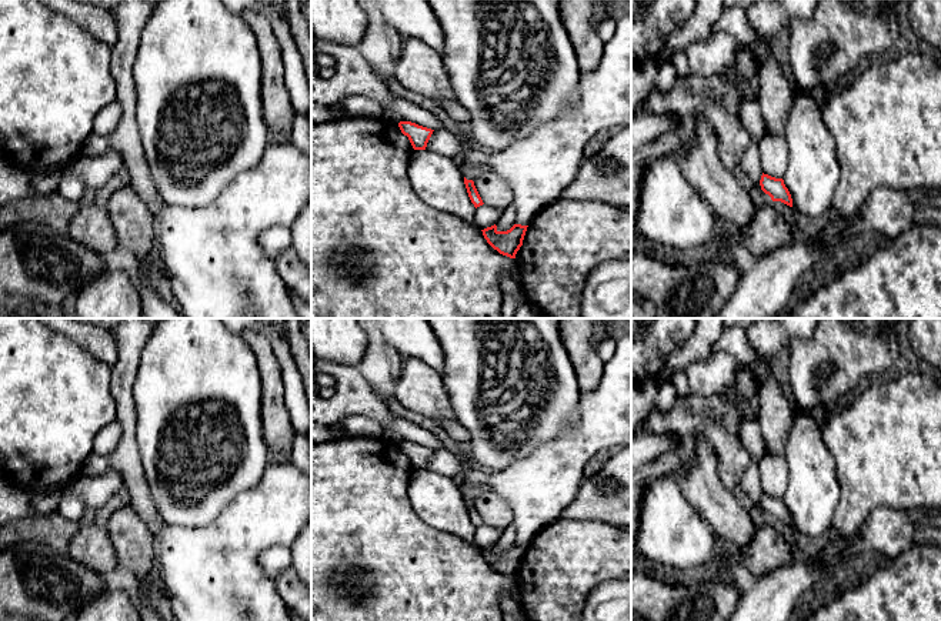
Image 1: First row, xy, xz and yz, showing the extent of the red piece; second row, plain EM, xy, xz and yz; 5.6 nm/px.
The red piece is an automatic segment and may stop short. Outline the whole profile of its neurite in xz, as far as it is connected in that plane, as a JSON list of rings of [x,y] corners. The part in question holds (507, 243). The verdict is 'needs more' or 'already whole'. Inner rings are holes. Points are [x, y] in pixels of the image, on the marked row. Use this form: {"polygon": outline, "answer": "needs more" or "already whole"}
{"polygon": [[[514,224],[507,231],[498,231],[497,226],[487,227],[483,231],[487,243],[497,250],[500,254],[507,256],[510,258],[515,258],[517,251],[523,246],[523,240],[525,236],[528,226]]], "answer": "already whole"}

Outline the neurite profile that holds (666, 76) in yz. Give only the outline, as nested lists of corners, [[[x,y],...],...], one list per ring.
[[[660,61],[657,76],[654,80],[654,89],[663,93],[670,91],[671,87],[675,84],[675,79],[677,74],[673,63]]]

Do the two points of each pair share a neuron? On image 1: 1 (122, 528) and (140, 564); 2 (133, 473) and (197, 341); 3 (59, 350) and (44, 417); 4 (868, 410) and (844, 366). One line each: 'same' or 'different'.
1: same
2: different
3: same
4: different

